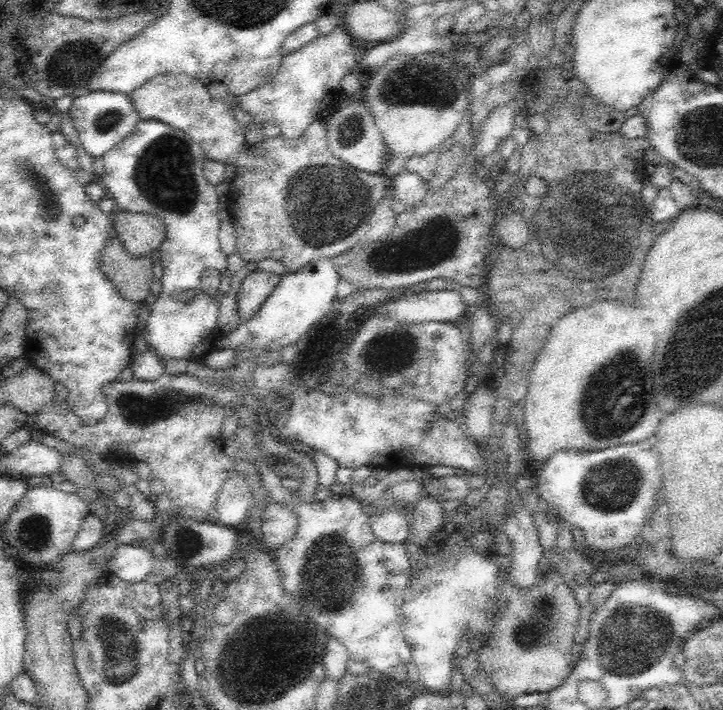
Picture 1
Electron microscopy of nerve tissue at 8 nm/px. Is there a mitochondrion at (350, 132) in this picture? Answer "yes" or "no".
yes

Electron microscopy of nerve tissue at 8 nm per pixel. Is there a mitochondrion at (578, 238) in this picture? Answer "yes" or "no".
yes

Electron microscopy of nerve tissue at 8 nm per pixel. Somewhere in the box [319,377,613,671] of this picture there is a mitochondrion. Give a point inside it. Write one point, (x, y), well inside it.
(526, 634)

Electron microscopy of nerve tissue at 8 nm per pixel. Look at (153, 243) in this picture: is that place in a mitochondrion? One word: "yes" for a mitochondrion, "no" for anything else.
no

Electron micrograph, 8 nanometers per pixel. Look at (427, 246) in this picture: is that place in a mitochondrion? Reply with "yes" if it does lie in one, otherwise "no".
yes

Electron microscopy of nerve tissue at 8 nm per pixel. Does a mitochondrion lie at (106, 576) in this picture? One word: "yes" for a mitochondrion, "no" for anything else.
no

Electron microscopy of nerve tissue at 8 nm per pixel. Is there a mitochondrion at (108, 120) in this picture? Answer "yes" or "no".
yes

